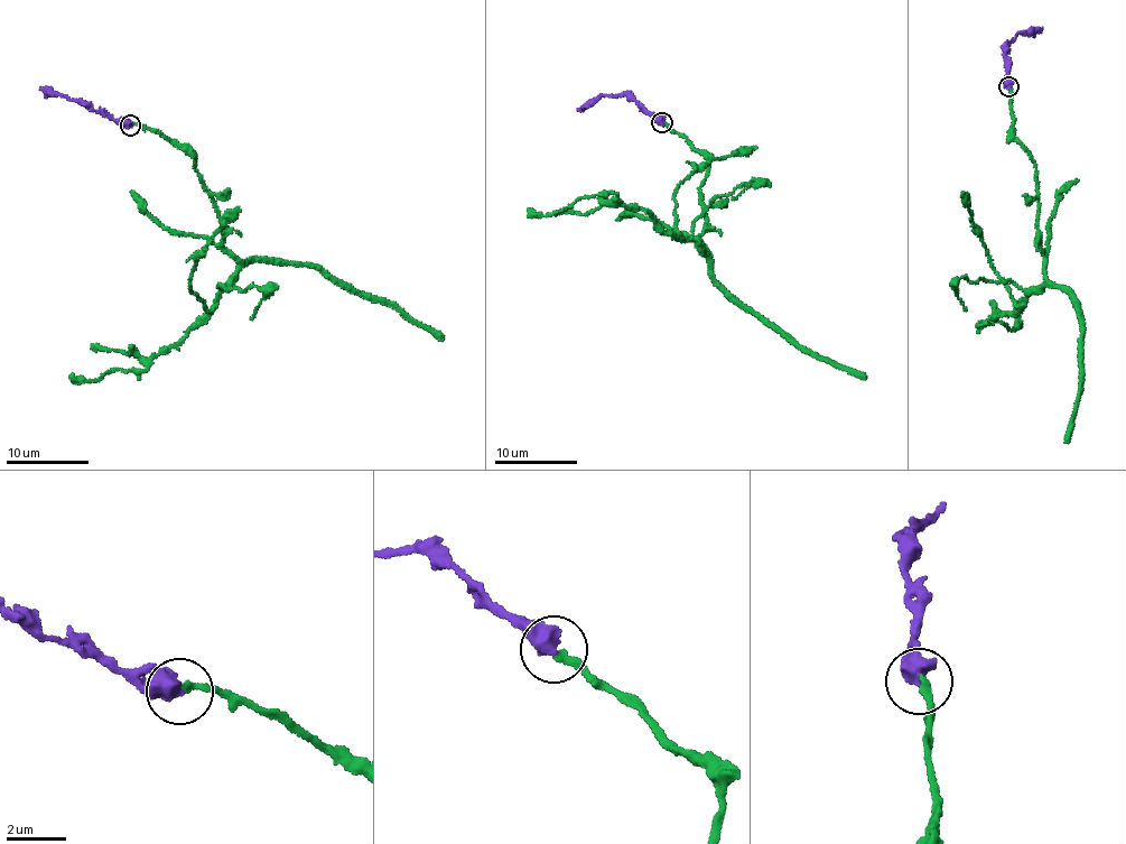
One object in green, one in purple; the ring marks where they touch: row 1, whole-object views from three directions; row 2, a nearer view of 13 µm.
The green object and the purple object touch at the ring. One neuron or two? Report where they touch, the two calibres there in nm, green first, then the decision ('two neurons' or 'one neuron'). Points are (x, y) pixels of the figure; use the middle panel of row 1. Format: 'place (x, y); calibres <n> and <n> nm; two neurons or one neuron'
place (662, 122); calibres 240 and 700 nm; one neuron

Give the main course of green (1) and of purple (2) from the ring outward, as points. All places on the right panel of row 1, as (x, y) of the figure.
1: (1010, 86), (1011, 126), (1035, 169), (1045, 281), (1013, 314), (978, 325), (994, 318), (1015, 328), (1016, 317)
2: (1007, 85), (1006, 47), (1021, 30), (1042, 29)

